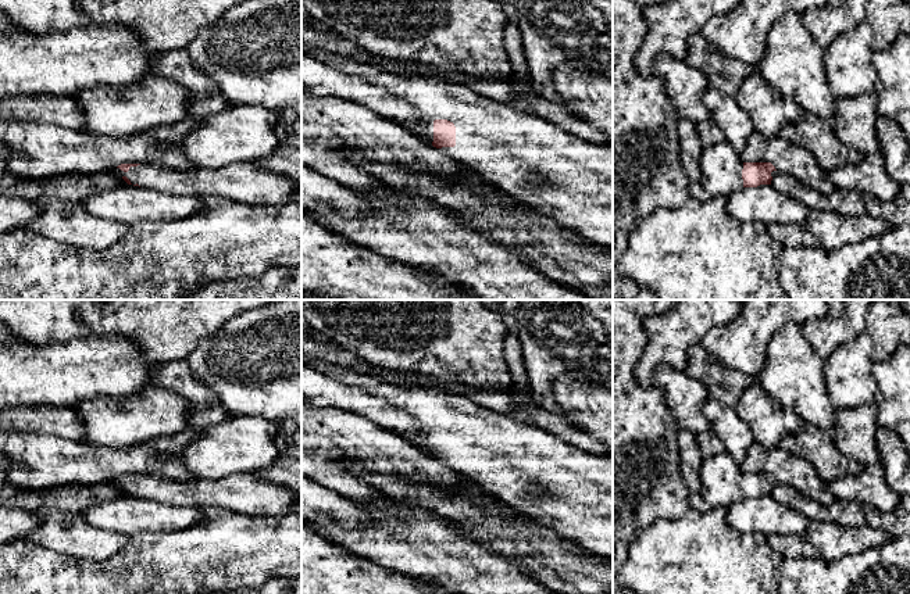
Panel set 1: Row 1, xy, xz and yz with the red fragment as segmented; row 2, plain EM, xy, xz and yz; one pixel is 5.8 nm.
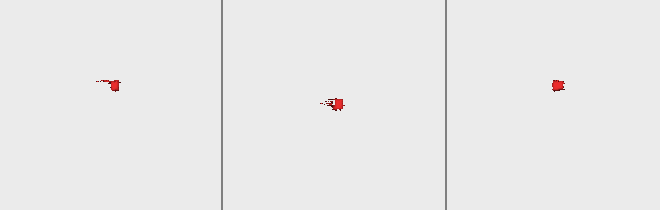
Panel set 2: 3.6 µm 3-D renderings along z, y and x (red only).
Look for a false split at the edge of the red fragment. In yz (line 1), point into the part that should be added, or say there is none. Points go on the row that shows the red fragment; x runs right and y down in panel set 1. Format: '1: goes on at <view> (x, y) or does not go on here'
1: goes on at yz (721, 167)

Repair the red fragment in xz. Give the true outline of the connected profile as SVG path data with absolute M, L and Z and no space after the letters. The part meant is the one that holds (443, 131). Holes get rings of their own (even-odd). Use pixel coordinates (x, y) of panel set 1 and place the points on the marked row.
M303 43L301 50L339 71L357 75L418 108L424 128L420 133L411 132L415 137L440 148L454 161L468 165L483 180L506 194L553 217L564 230L613 250L613 146L585 142L542 117L517 111L507 103L483 97L465 85L452 83L439 76L402 76Z

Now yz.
M727 140L704 146L699 167L700 183L711 197L728 197L742 187L771 185L777 175L771 162L743 162Z

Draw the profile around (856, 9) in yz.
M843 0L839 7L829 4L802 14L802 21L816 42L827 49L843 32L866 22L867 0Z

